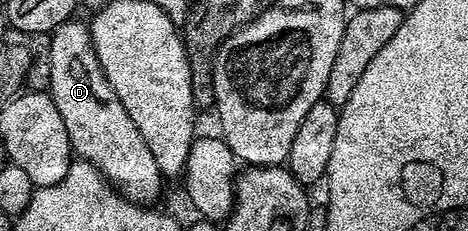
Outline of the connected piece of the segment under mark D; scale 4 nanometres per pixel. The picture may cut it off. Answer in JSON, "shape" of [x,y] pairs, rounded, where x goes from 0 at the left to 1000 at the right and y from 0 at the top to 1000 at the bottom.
{"shape":[[[165,91],[135,100],[130,117],[109,139],[111,190],[103,203],[103,359],[115,455],[124,455],[124,489],[132,489],[132,541],[141,541],[141,576],[150,593],[156,658],[177,701],[203,723],[233,797],[250,810],[254,840],[278,879],[325,887],[342,844],[346,762],[338,732],[338,697],[329,697],[329,662],[303,610],[303,576],[278,524],[278,489],[252,437],[252,403],[235,368],[226,316],[214,294],[205,221],[197,203],[197,139]]]}

